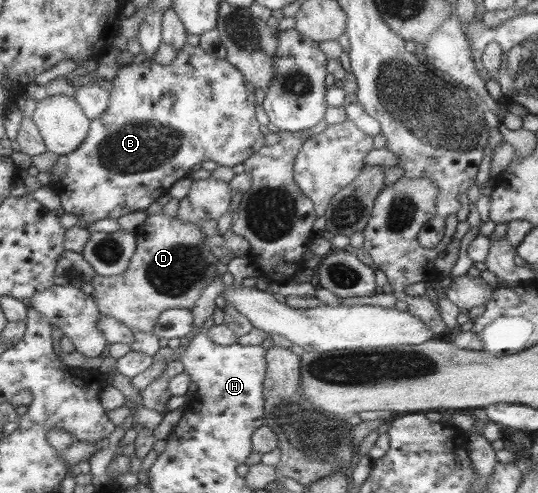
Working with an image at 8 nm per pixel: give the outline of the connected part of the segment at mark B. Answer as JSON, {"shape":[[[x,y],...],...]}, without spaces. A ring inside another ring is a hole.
{"shape":[[[183,45],[175,55],[175,59],[165,66],[156,64],[152,59],[145,59],[141,64],[123,65],[111,80],[113,88],[109,91],[109,105],[98,118],[89,122],[88,132],[84,142],[73,152],[67,155],[59,155],[55,163],[45,171],[59,196],[60,207],[64,214],[72,214],[79,217],[78,226],[87,228],[101,219],[117,219],[125,212],[145,211],[160,195],[168,192],[171,185],[180,178],[189,176],[190,168],[203,160],[212,160],[218,165],[232,167],[241,164],[245,158],[252,156],[263,145],[263,134],[259,132],[260,124],[256,120],[254,102],[254,87],[234,68],[227,60],[217,60],[205,53],[199,46]]]}

